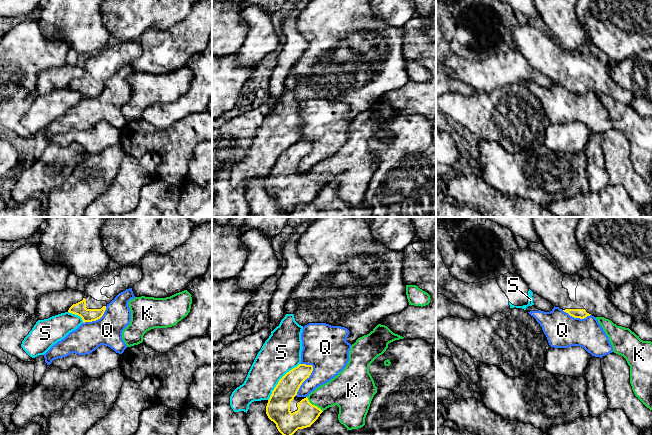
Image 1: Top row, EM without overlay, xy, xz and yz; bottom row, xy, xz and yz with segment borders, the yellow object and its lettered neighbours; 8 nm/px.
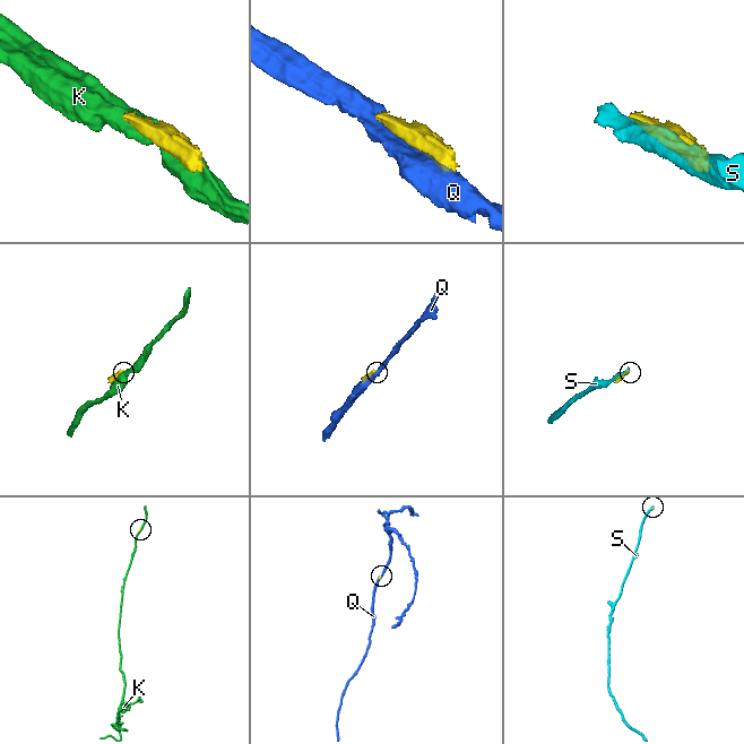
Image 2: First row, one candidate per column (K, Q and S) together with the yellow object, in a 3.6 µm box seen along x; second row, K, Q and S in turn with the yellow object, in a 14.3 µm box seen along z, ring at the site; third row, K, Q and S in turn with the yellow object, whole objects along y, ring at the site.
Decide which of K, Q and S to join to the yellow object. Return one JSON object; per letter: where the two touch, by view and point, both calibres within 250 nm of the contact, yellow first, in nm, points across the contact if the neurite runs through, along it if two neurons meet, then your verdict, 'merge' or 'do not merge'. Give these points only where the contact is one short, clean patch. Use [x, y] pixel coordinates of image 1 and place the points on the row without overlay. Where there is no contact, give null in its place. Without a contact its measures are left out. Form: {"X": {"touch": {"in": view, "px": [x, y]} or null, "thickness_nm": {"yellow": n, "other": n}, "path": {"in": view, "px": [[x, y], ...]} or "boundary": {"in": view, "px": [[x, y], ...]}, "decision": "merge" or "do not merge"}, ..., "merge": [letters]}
{"K": {"touch": {"in": "xz", "px": [313, 181]}, "thickness_nm": {"yellow": 180, "other": 240}, "decision": "do not merge"}, "Q": {"touch": {"in": "xz", "px": [305, 155]}, "thickness_nm": {"yellow": 170, "other": 280}, "decision": "do not merge"}, "S": {"touch": {"in": "xz", "px": [279, 156]}, "thickness_nm": {"yellow": 190, "other": 320}, "decision": "do not merge"}, "merge": []}

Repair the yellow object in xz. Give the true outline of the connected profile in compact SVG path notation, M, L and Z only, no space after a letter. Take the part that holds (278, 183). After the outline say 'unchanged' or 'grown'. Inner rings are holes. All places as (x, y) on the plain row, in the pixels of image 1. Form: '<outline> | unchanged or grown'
M299 140L279 156L268 176L266 190L286 214L298 205L310 203L323 188L312 181L307 173L296 172L312 147L312 141Z | grown

